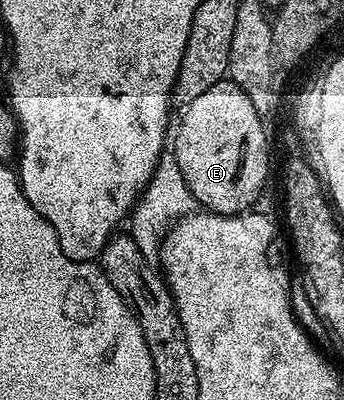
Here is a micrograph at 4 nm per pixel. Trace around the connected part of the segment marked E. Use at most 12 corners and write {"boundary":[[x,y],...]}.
{"boundary":[[222,82],[184,105],[171,154],[198,205],[250,211],[267,125]]}

